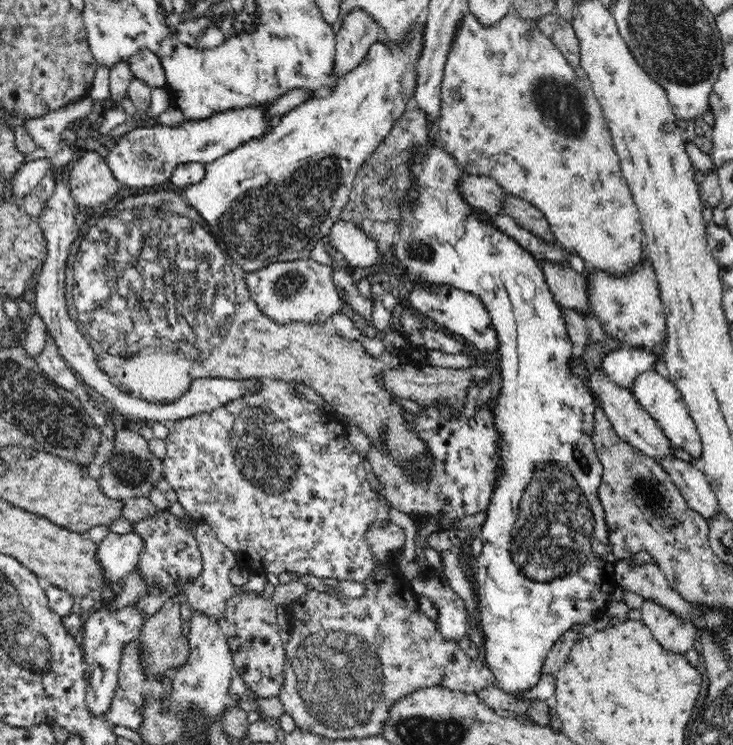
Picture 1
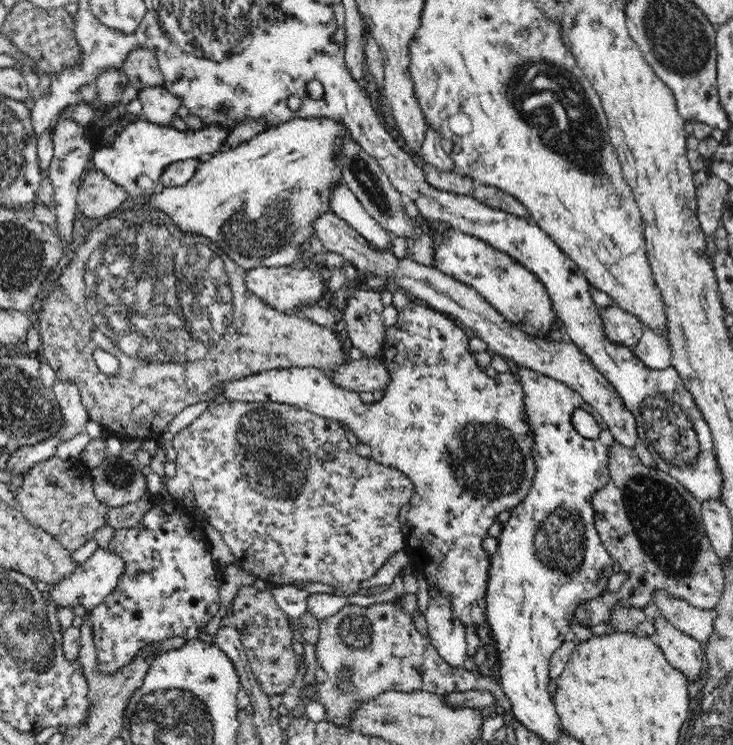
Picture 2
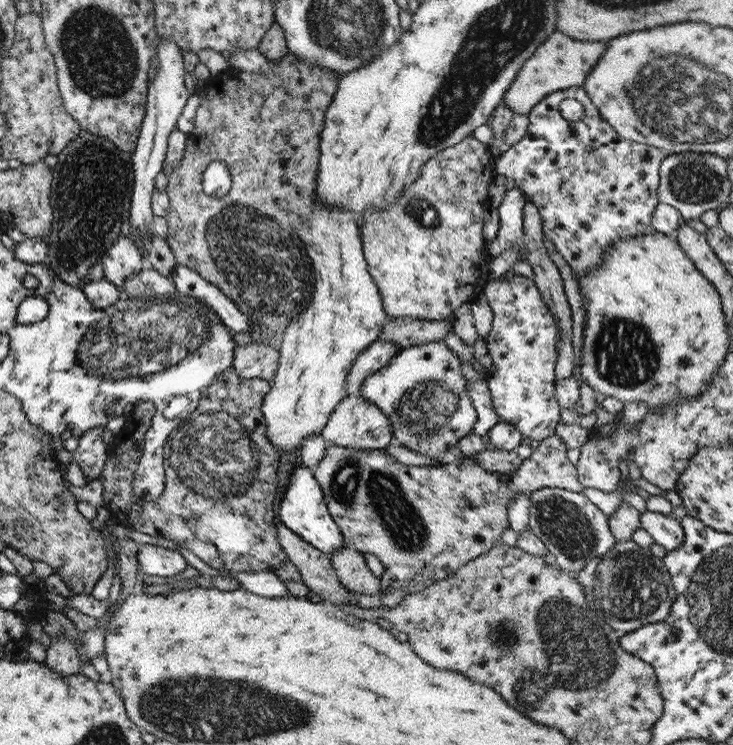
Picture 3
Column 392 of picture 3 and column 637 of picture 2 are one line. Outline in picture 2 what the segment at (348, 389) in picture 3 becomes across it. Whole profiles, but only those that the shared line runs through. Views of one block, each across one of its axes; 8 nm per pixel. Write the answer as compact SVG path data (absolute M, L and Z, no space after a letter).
M646 328L640 342L632 349L648 368L659 371L672 364L672 351L667 337L664 334L656 334L652 329Z

